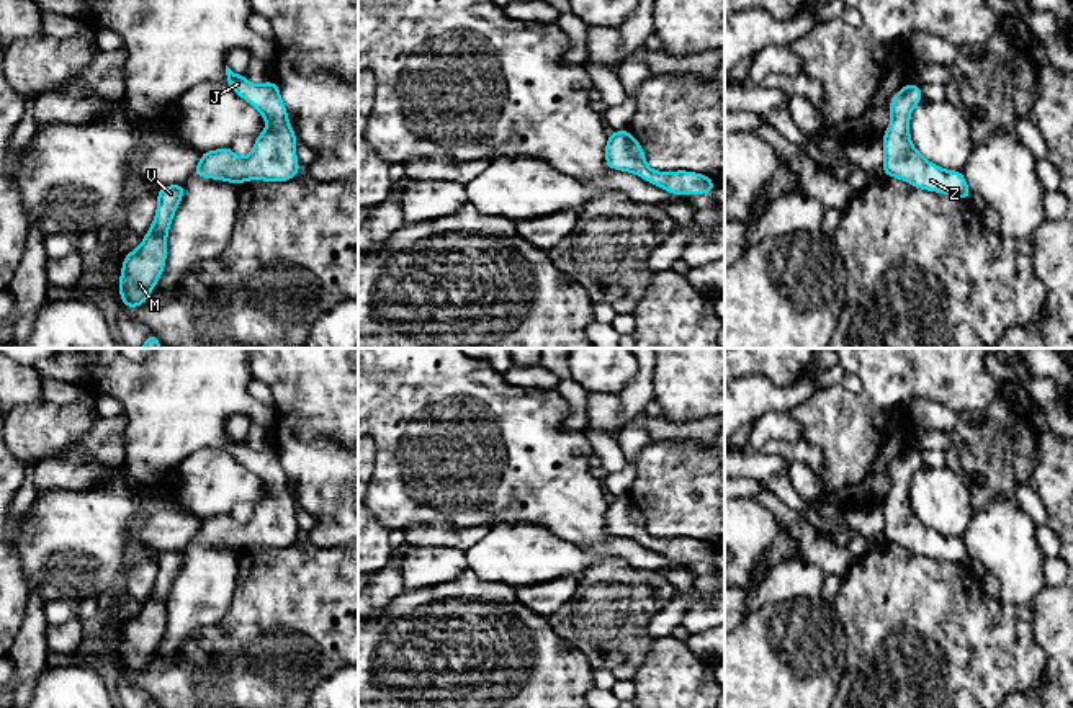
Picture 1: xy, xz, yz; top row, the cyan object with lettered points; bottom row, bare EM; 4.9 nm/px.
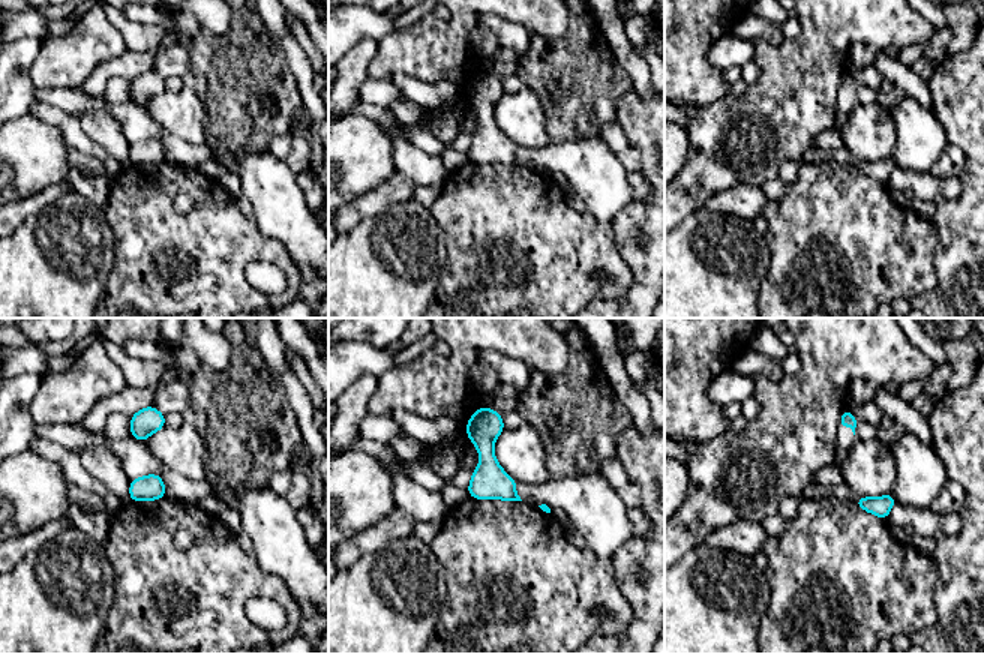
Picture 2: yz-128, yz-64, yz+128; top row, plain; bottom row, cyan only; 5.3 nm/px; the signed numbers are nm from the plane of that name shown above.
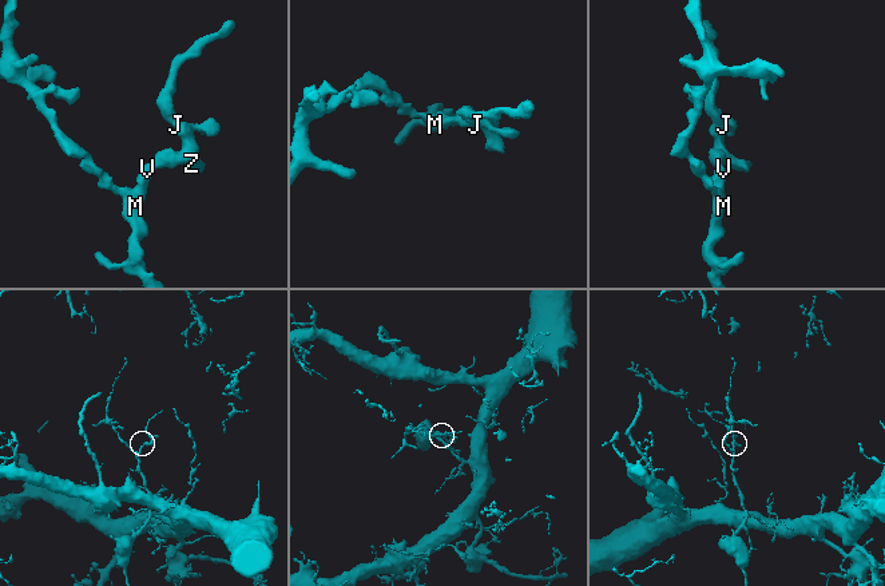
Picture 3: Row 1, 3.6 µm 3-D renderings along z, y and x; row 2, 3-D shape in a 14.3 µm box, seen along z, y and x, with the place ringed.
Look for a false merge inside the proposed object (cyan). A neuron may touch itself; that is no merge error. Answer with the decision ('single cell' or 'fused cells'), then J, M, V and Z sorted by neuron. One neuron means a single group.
single cell; groups J M V Z

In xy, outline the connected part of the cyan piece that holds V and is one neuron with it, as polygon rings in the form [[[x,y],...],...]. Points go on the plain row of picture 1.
[[[185,549],[164,553],[157,559],[157,579],[142,610],[123,625],[119,644],[121,669],[124,674],[142,672],[157,651],[167,623],[167,600],[172,584],[183,564]]]

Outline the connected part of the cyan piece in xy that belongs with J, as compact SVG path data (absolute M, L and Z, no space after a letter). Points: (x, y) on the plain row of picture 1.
M226 432L227 451L255 473L265 489L265 497L255 504L254 517L239 525L231 513L203 518L191 541L242 549L247 546L288 548L299 540L296 525L296 500L290 494L288 477L281 468L276 448L250 450Z

